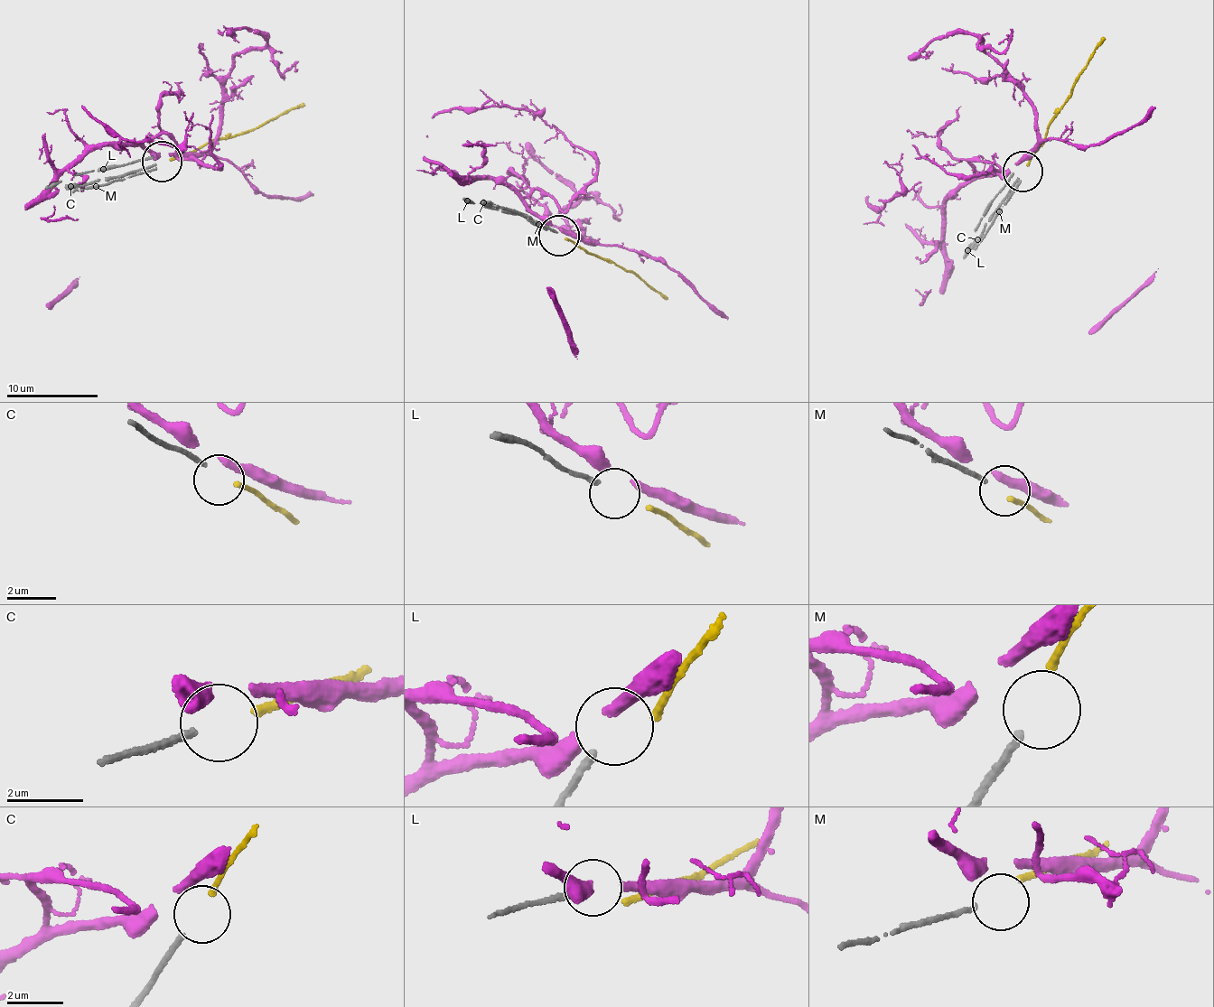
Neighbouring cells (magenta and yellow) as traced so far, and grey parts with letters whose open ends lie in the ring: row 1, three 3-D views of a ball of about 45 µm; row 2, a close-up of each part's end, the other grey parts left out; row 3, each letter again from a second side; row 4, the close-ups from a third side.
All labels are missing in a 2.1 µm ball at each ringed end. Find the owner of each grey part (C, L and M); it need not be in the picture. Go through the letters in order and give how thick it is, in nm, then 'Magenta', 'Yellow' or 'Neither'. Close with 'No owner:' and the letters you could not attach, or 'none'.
C: Thickness 180 nm. Yellow
L: Thickness 180 nm. Neither
M: Thickness 160 nm. Neither
No owner: L, M

